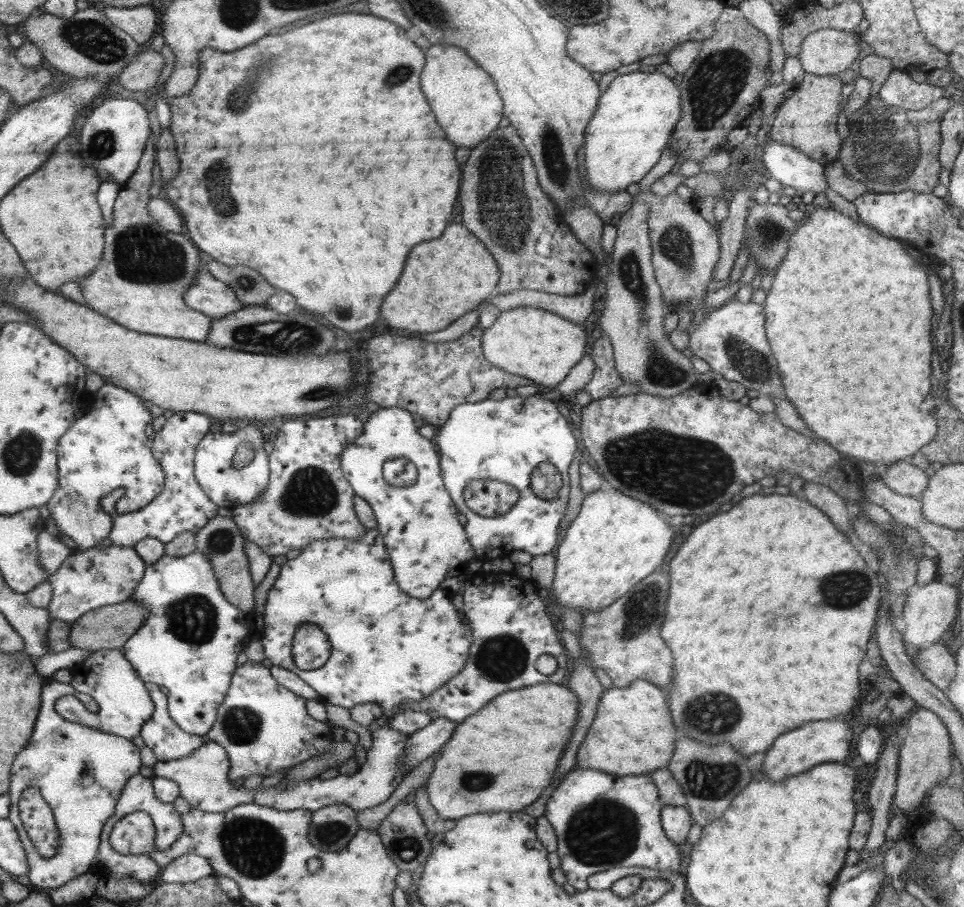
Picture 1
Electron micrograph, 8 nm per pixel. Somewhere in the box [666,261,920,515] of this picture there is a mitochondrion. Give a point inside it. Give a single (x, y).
(755, 366)

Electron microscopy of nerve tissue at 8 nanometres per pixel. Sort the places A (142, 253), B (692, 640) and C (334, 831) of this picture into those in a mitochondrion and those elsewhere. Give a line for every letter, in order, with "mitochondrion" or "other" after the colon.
A: mitochondrion
B: other
C: mitochondrion

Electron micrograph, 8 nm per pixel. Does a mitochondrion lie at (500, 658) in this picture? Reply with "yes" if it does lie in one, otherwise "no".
yes

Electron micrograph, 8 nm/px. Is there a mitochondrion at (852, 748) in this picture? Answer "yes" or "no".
no

